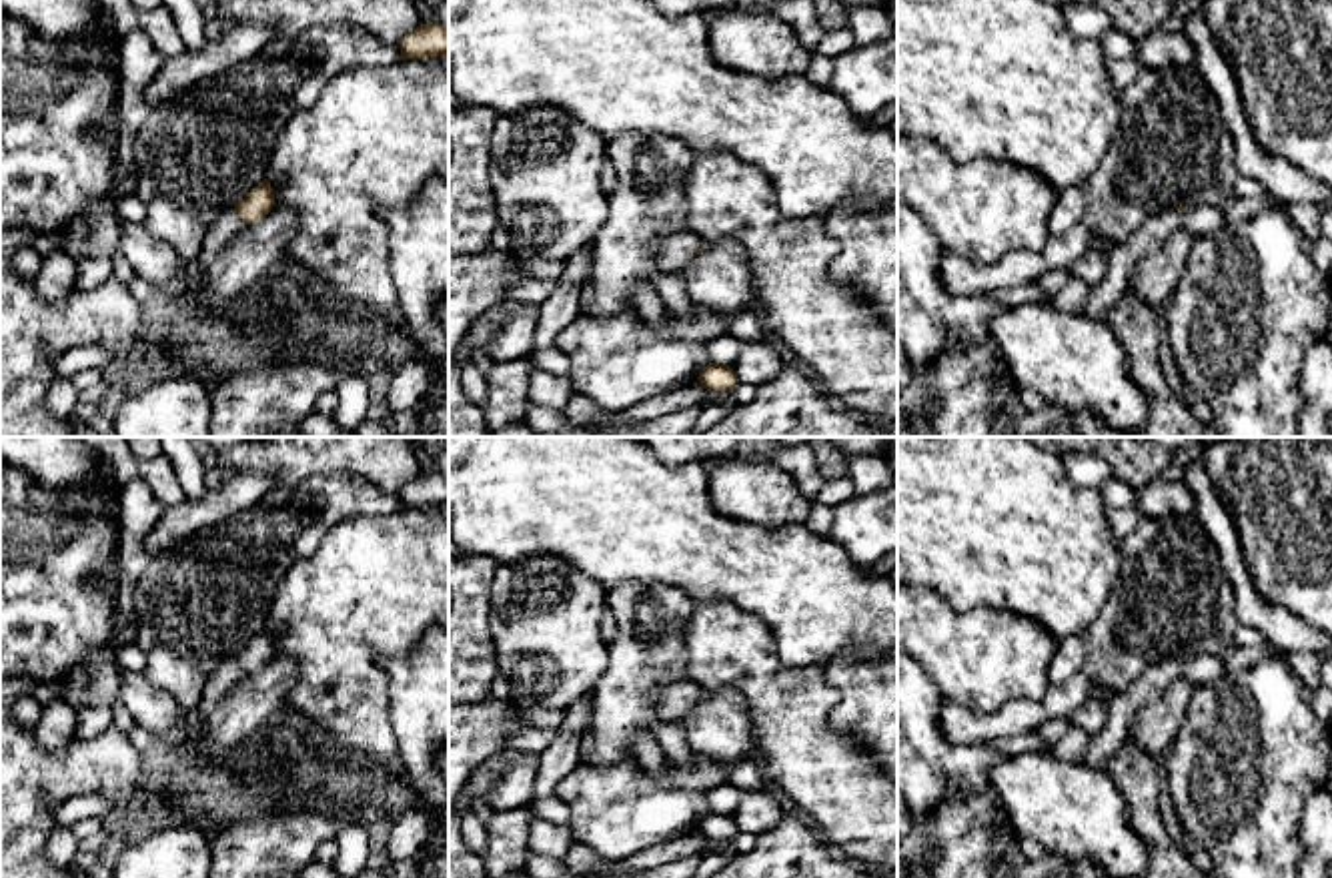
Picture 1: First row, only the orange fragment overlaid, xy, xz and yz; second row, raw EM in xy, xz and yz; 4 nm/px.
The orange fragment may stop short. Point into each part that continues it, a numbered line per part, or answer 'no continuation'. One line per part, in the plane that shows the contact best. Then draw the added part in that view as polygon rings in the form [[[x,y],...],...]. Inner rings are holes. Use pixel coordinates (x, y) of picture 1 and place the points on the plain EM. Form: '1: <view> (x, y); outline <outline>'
1: xy (223, 678); outline [[[234,657],[218,666],[202,690],[196,722],[204,720],[240,678],[244,678],[244,670]]]

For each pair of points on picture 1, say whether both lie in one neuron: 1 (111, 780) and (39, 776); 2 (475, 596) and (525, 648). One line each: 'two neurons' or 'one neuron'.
1: one neuron
2: two neurons

